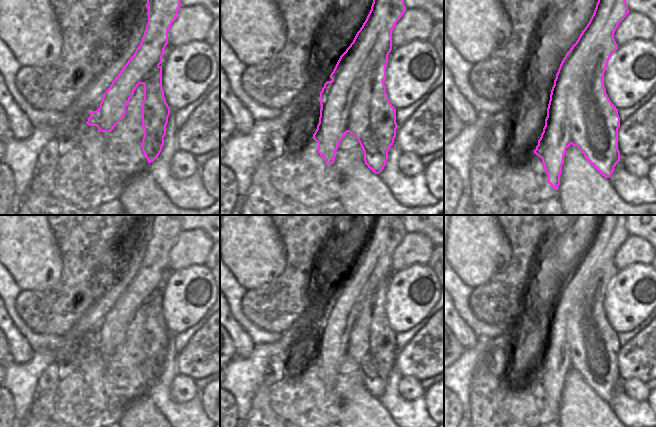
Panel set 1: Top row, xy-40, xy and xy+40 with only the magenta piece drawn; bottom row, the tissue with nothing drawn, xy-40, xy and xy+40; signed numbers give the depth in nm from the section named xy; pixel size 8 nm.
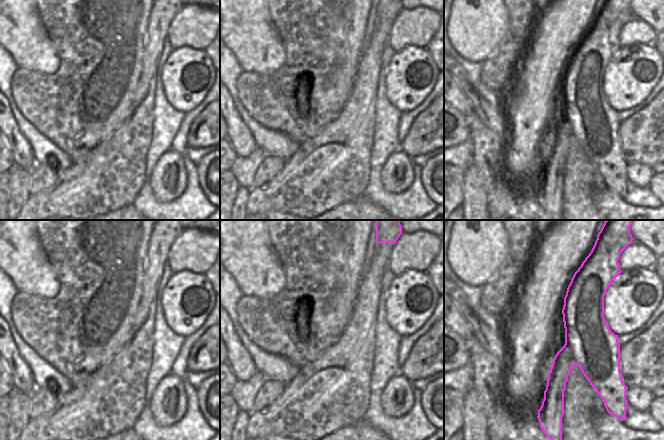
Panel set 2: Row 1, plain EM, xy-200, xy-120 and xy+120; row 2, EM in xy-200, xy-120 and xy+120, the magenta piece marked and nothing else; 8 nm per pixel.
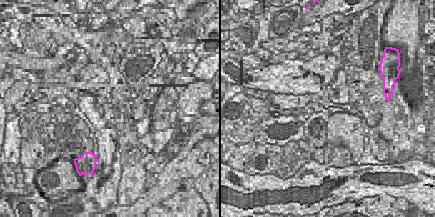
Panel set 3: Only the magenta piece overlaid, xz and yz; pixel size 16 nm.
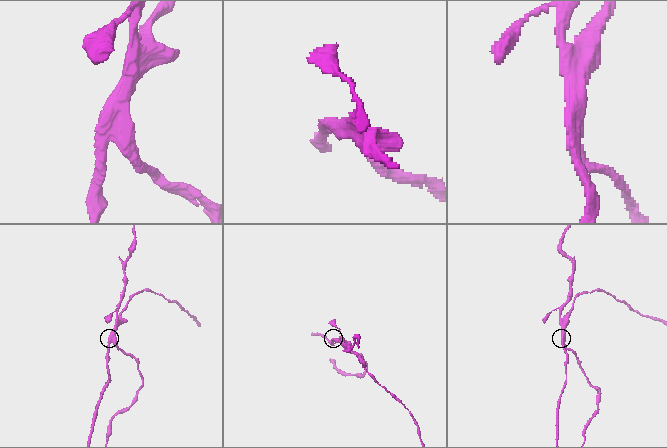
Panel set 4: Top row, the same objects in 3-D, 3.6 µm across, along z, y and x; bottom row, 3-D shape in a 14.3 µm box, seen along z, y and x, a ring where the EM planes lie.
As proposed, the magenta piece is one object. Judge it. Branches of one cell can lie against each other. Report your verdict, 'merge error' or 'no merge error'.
merge error

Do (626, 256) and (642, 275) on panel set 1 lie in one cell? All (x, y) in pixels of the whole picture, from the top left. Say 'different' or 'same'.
different

